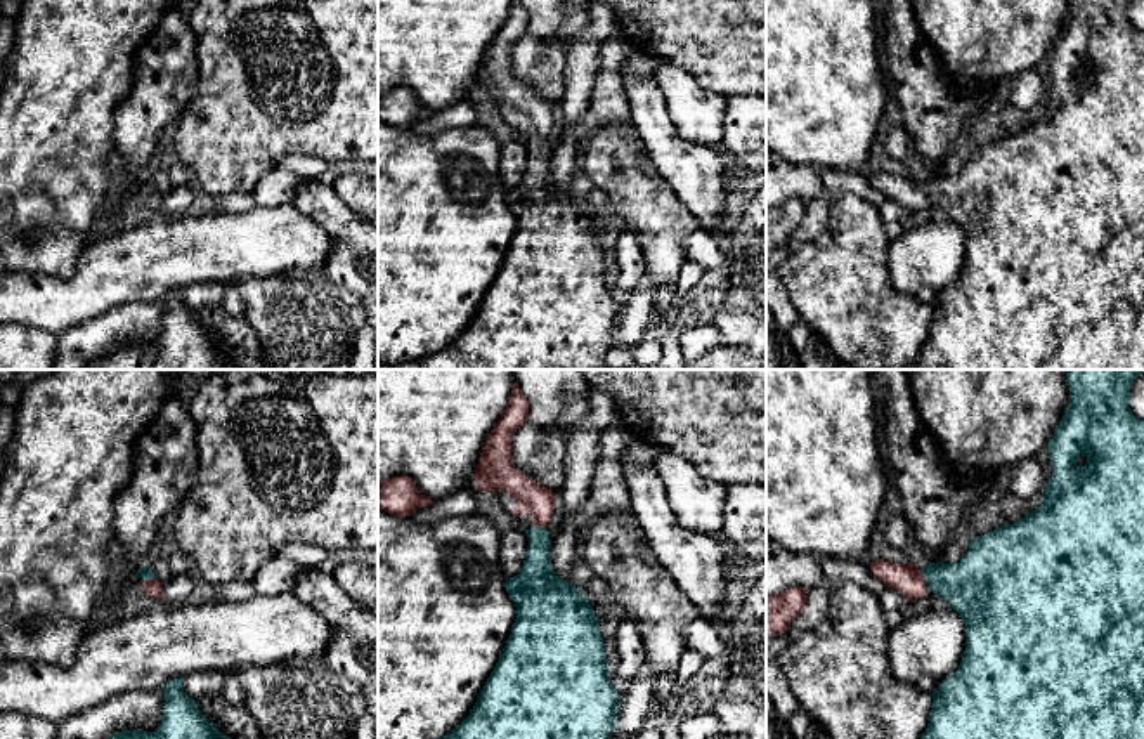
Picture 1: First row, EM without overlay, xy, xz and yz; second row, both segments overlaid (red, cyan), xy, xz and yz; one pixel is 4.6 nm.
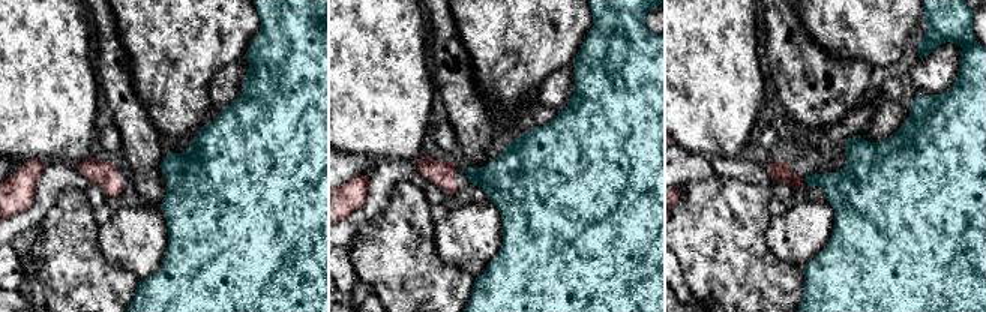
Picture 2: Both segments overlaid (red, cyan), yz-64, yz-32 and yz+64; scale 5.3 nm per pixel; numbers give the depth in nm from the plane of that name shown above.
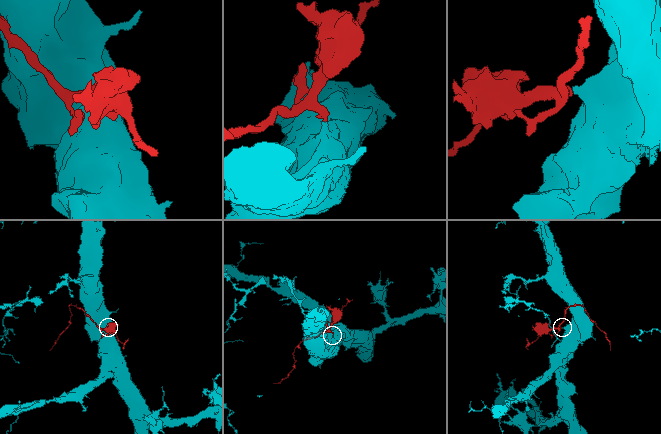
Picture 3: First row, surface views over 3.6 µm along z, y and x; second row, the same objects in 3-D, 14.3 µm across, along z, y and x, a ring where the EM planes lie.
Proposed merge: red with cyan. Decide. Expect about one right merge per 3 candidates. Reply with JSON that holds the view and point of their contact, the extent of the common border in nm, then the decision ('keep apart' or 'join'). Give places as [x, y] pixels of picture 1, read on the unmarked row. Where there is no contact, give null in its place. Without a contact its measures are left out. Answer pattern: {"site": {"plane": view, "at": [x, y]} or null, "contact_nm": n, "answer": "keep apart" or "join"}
{"site": {"plane": "yz", "at": [924, 191]}, "contact_nm": 110, "answer": "join"}

